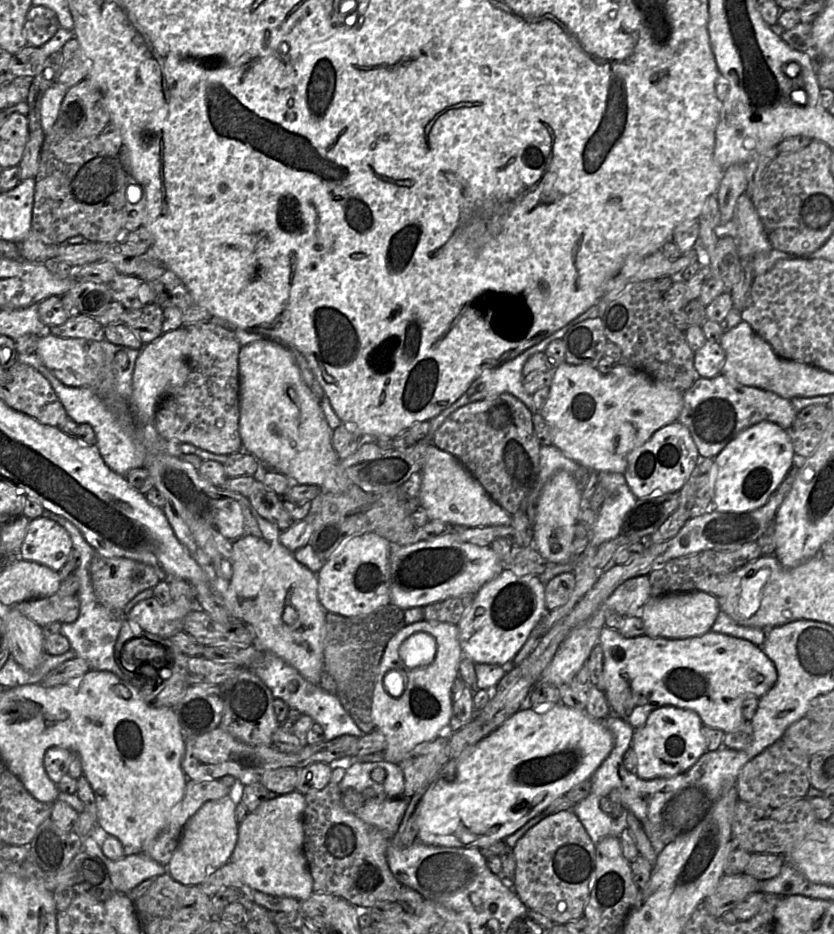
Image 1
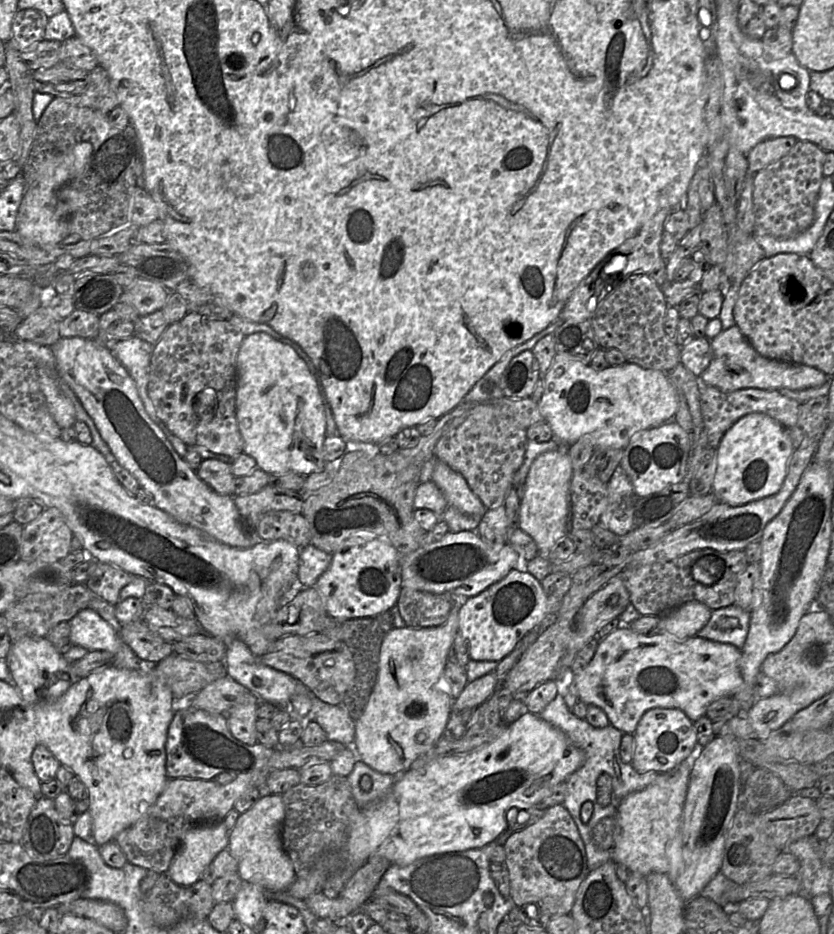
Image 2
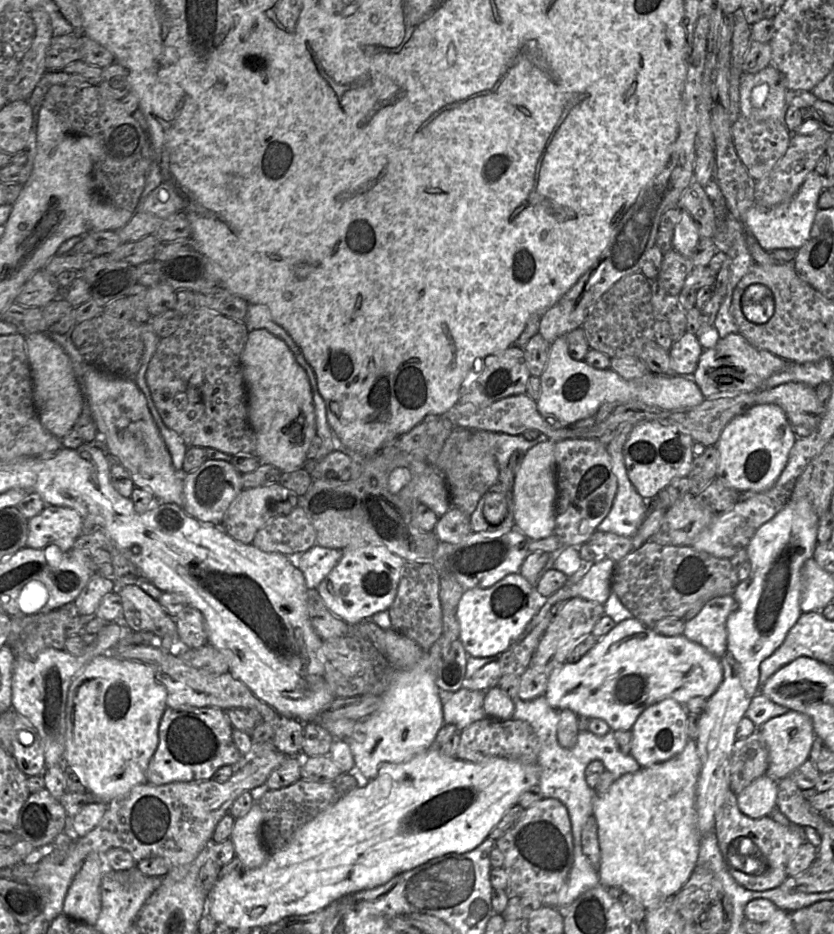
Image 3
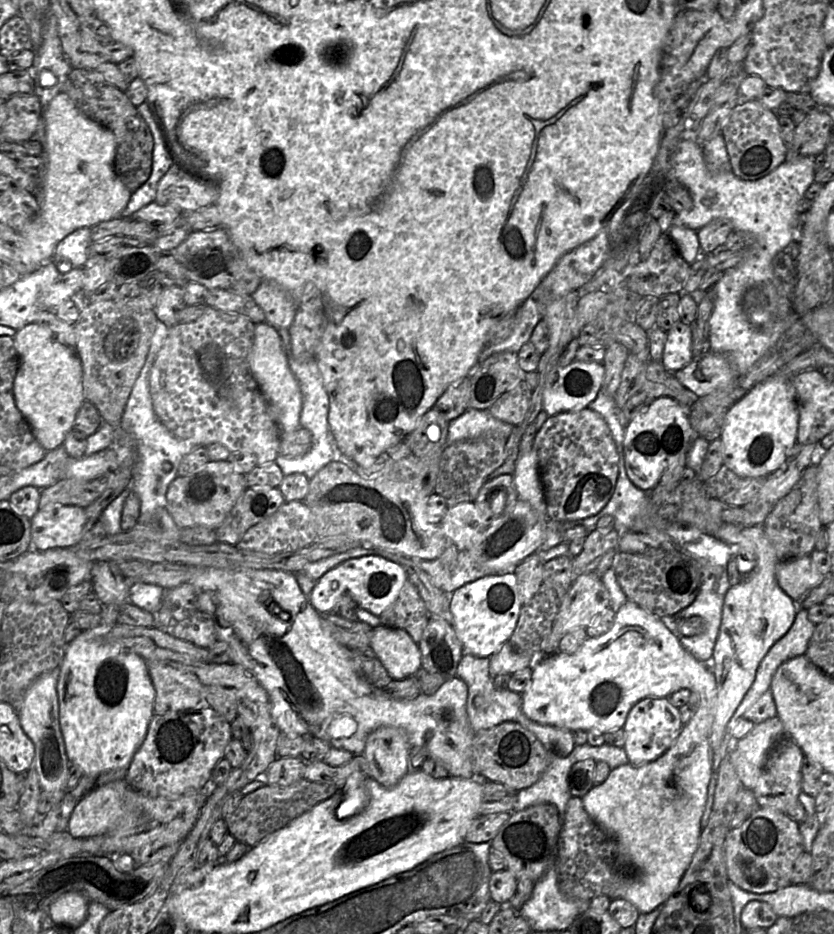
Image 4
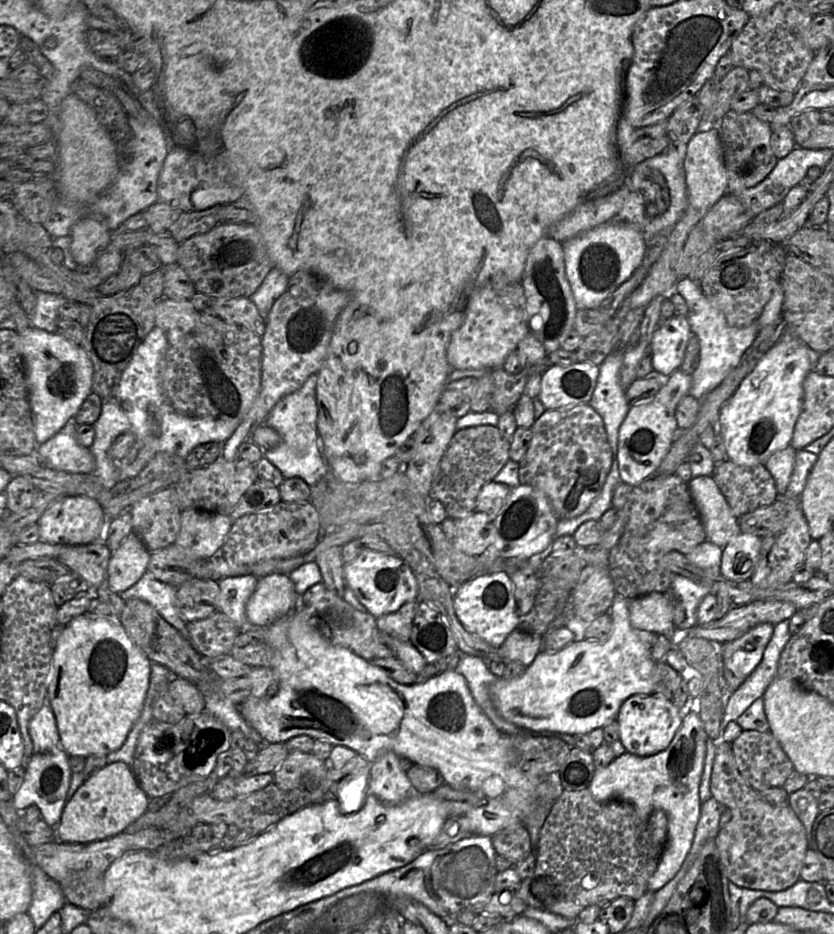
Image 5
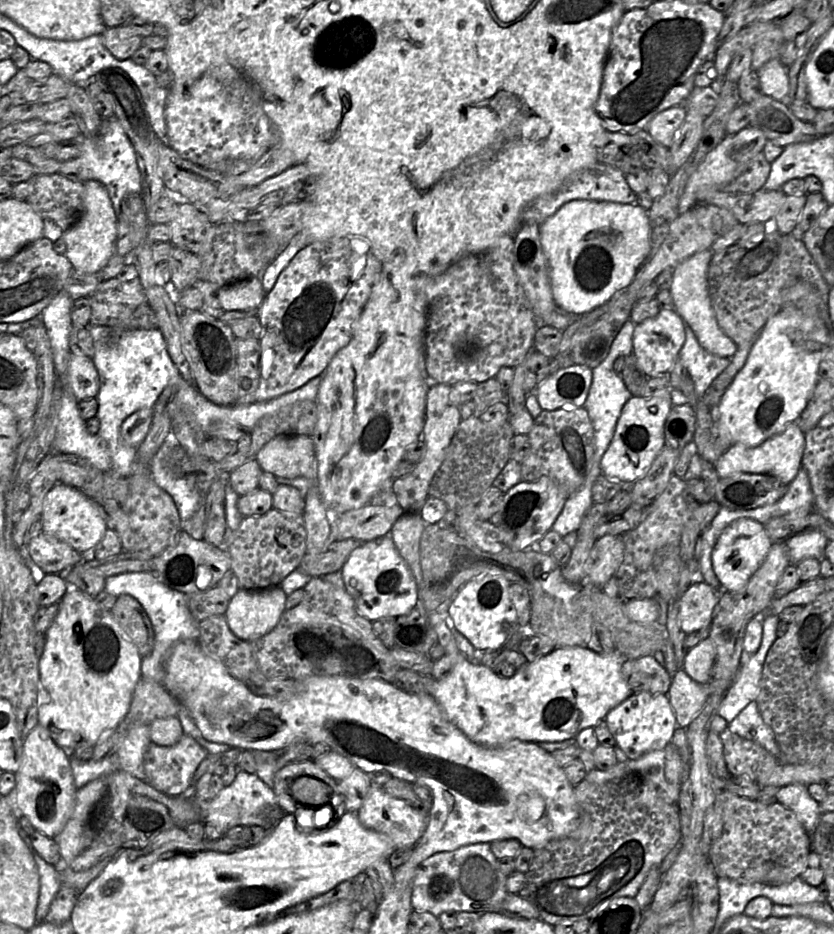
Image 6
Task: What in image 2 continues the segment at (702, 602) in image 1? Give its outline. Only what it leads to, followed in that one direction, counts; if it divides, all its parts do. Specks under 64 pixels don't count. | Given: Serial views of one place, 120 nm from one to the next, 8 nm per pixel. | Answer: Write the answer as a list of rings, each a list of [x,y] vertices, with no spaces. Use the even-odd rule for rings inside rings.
[[[689,601],[660,616],[659,631],[678,638],[695,636],[709,621],[712,614],[705,604]]]

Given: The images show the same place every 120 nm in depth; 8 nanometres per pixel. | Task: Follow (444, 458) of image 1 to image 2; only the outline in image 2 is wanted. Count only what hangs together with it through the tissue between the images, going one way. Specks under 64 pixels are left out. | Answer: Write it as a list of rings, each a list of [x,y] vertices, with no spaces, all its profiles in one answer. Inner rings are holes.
[[[437,460],[431,480],[442,491],[449,506],[478,517],[488,510],[473,493],[465,478],[446,463]]]

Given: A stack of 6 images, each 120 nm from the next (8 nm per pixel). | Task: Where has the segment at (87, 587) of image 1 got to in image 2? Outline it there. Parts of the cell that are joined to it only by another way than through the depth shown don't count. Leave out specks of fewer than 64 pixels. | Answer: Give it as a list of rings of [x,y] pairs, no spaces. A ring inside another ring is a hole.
[[[85,608],[70,620],[69,639],[88,651],[115,653],[121,650],[122,638],[96,611]]]

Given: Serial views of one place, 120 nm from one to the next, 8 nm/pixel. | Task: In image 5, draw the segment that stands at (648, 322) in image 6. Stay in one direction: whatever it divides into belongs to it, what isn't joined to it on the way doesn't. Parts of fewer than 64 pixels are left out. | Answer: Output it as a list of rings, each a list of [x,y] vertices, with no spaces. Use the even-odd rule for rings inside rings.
[[[674,315],[658,326],[649,346],[653,370],[665,375],[678,370],[691,334],[690,324],[684,316]]]

